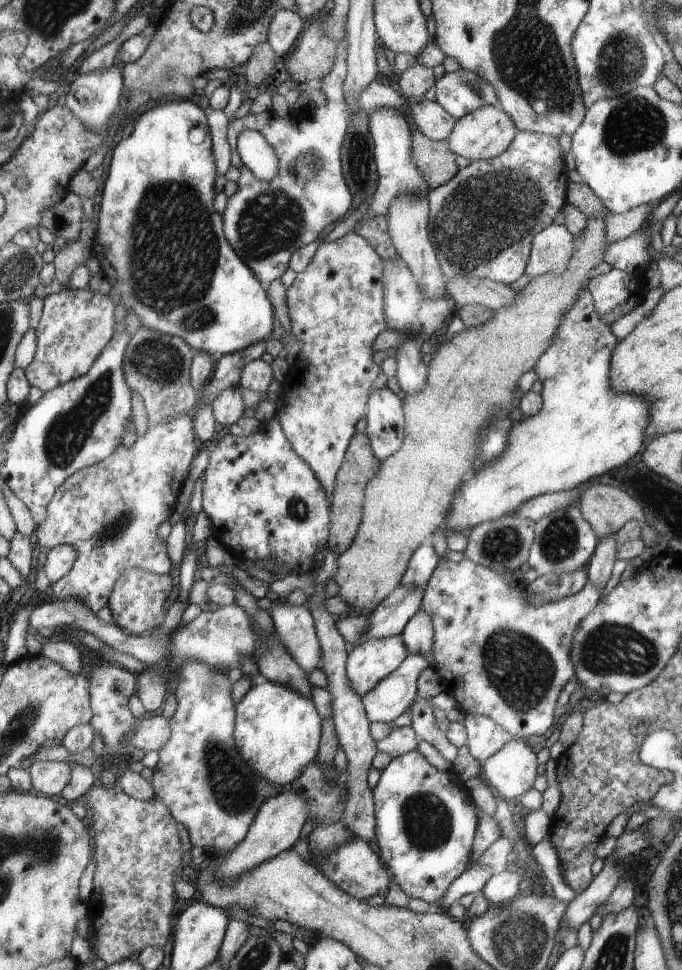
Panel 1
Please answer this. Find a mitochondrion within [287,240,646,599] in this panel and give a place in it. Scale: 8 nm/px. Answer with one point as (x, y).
(559, 541)

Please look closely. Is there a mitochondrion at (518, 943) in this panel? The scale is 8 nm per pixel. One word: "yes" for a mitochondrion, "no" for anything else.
yes

